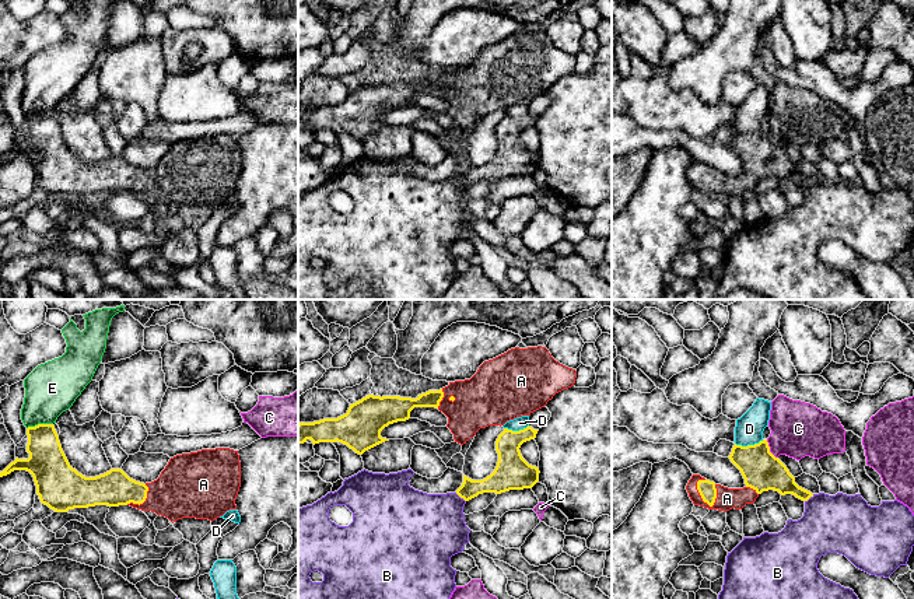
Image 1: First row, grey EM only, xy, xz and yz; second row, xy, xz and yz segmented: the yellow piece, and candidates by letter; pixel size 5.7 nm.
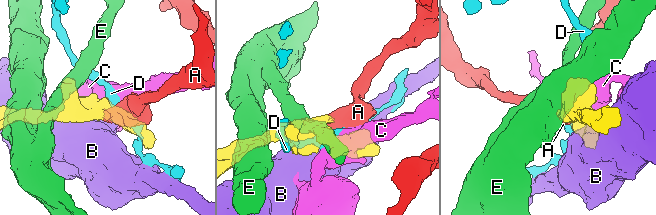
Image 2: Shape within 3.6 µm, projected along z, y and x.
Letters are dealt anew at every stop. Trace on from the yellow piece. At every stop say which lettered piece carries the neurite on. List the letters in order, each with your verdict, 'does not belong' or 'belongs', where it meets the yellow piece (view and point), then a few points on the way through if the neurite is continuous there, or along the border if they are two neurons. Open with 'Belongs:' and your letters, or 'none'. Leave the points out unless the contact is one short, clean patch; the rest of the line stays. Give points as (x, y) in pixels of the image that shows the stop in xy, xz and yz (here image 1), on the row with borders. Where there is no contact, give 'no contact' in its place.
Belongs: A
A: belongs | yz (700, 494) | across yz (707, 490), (700, 494), (710, 505), (727, 498)
B: does not belong | xz (461, 497) | along xz (455, 493), (465, 501)
C: does not belong | yz (769, 449)
D: does not belong | yz (749, 445)
E: does not belong | xy (39, 424) | along xy (52, 423), (38, 423), (27, 428)

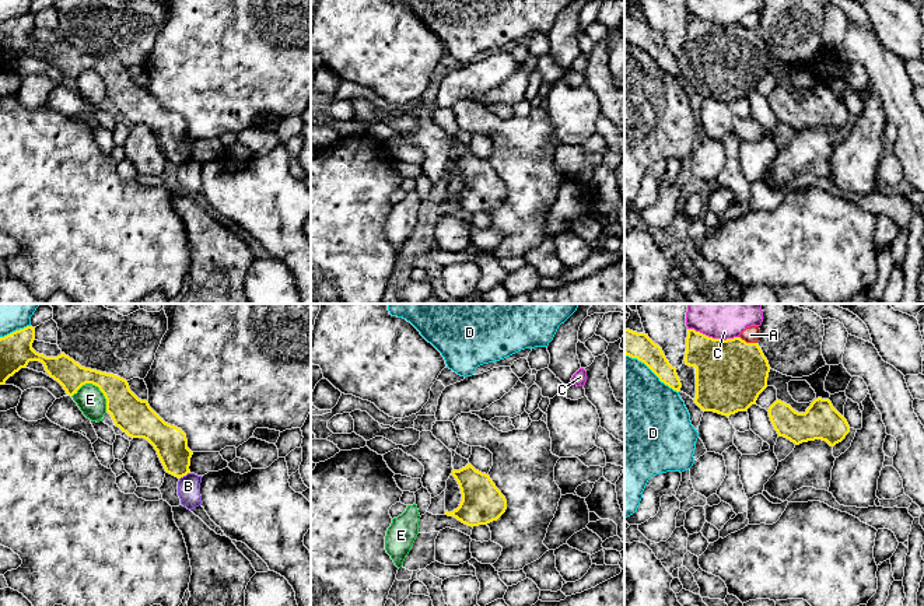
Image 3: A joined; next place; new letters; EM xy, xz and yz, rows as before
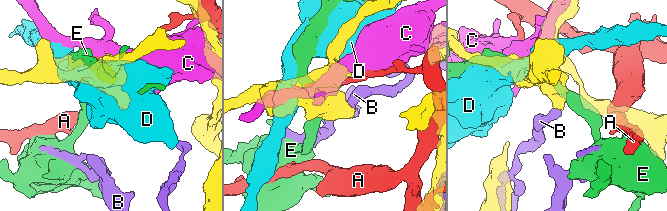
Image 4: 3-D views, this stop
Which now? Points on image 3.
Belongs: none
A: does not belong | yz (748, 343)
B: does not belong | xy (184, 475)
C: does not belong | yz (711, 337) | along yz (688, 328), (713, 337), (738, 337)
D: does not belong | yz (651, 370)
E: does not belong | xy (97, 385)

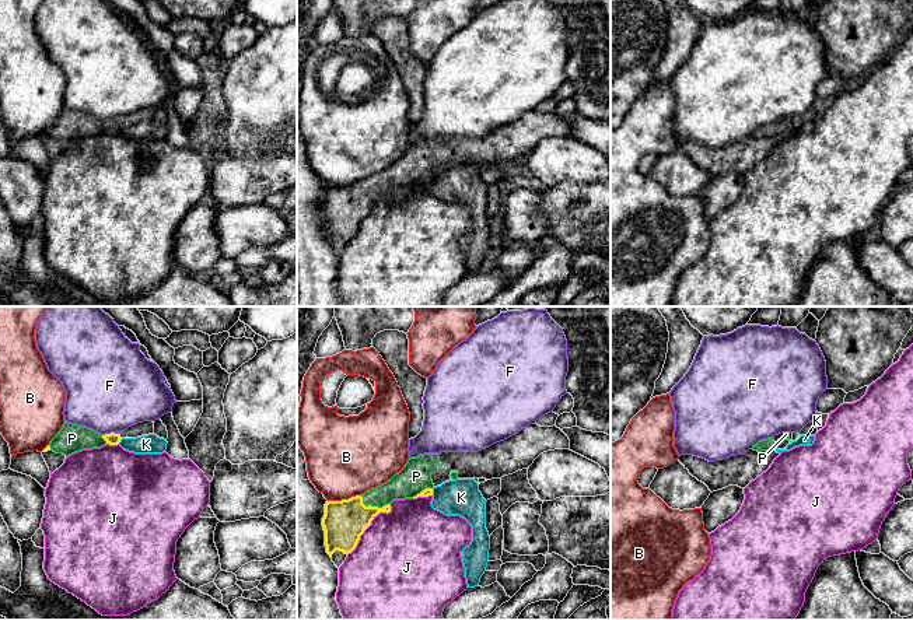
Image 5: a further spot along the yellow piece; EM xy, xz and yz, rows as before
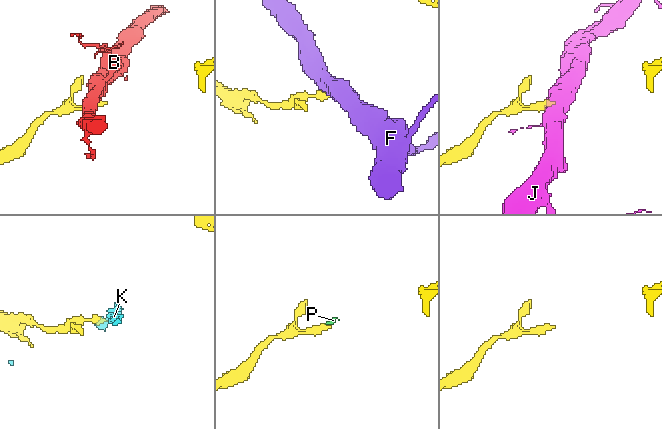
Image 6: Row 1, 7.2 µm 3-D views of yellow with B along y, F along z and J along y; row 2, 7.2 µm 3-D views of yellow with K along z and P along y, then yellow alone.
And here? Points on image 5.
Belongs: P
B: does not belong | xz (343, 500)
F: does not belong | xy (111, 433)
J: does not belong | xz (368, 525)
K: does not belong | xy (119, 441) | along xy (122, 438), (118, 442)
P: belongs | xz (373, 507) | across xz (345, 521), (364, 507), (373, 507), (388, 491), (408, 483)

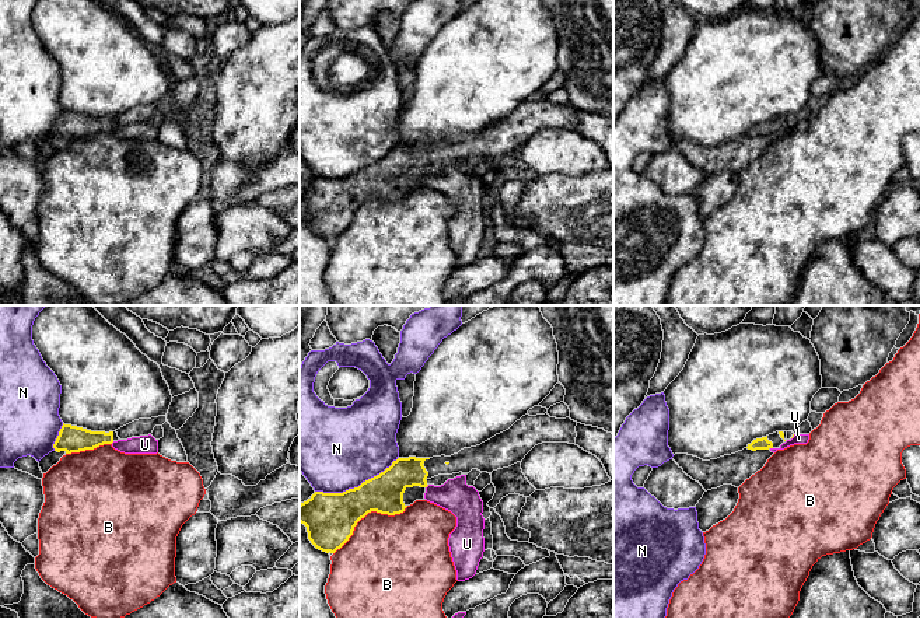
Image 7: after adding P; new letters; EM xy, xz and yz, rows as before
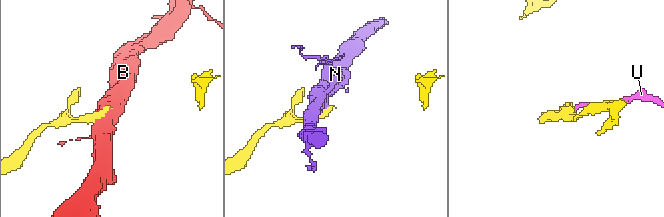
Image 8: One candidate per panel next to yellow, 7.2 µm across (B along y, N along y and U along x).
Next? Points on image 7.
Belongs: none
B: does not belong | xz (367, 513)
N: does not belong | xz (356, 488)
U: does not belong | yz (793, 436) | along yz (794, 434), (791, 439)

